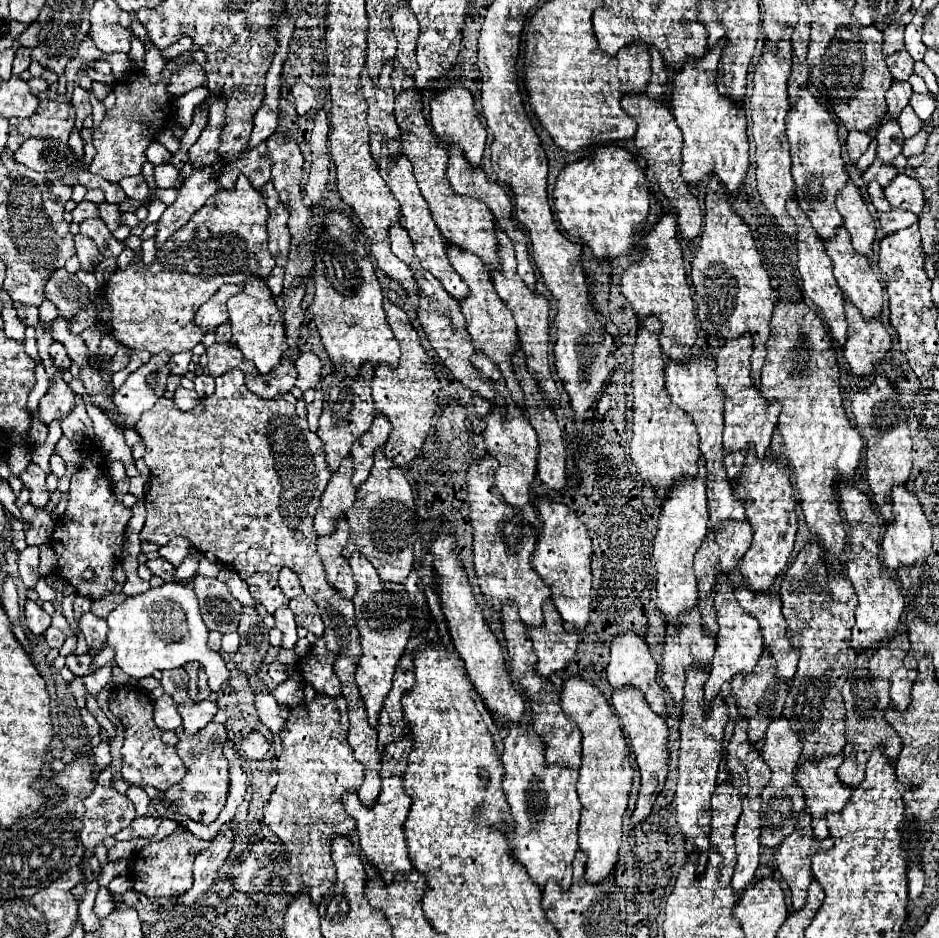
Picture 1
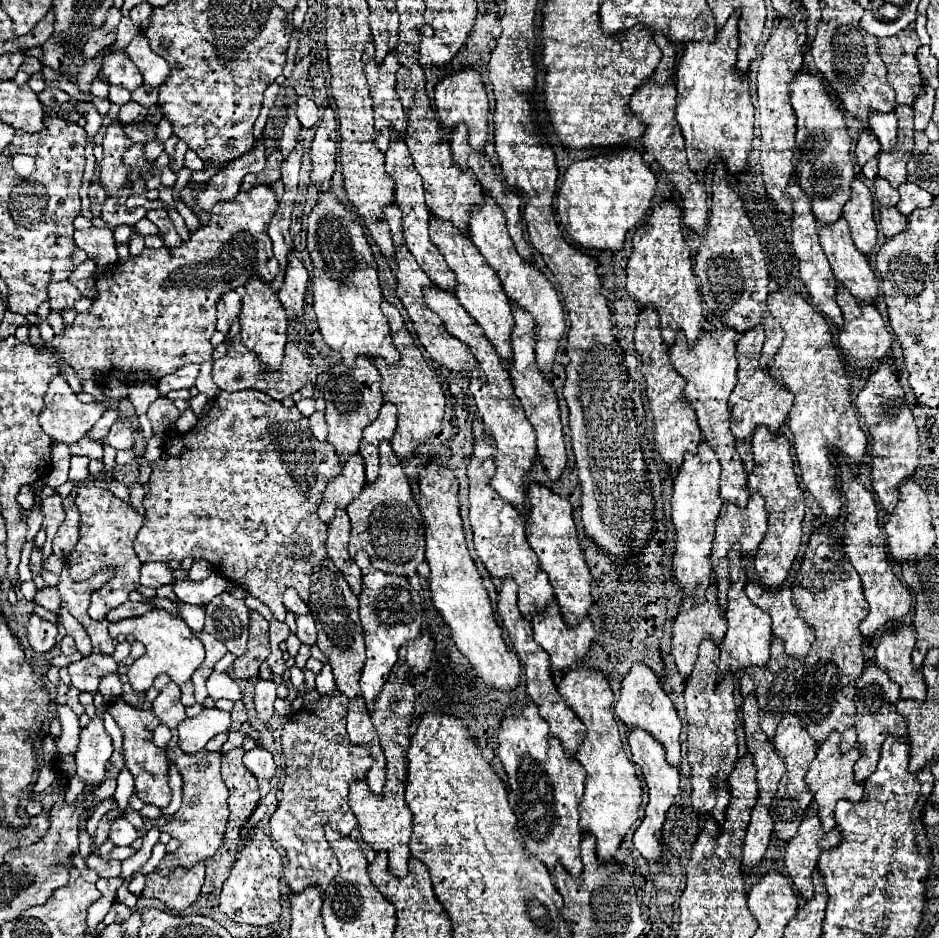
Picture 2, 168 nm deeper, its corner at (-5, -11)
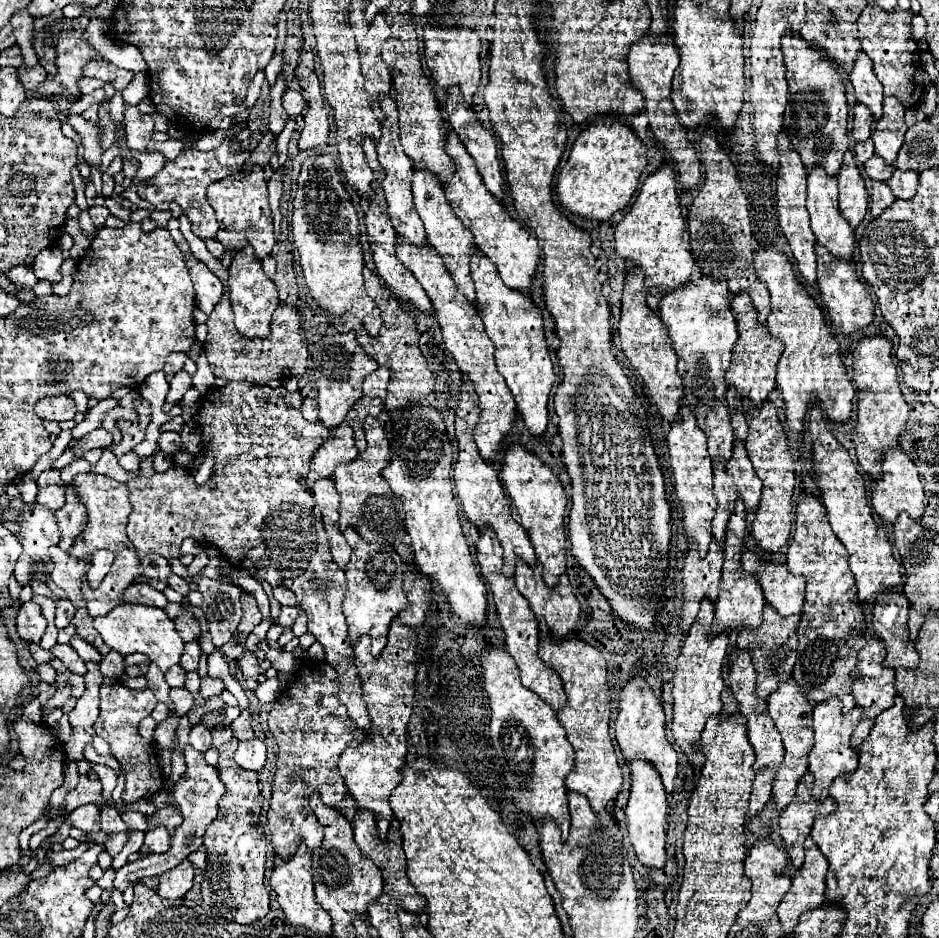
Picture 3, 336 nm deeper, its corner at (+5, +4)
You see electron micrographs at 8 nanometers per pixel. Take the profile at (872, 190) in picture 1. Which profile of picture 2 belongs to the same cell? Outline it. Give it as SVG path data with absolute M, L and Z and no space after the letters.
M877 179L875 181L875 197L879 201L881 207L895 207L899 201L899 193L897 189L893 189L885 179Z

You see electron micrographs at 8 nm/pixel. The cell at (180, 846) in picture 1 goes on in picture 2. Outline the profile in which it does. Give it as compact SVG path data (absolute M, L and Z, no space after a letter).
M195 863L195 867L175 867L169 875L153 871L147 875L147 885L141 897L153 897L163 901L173 912L189 907L203 887L205 863Z

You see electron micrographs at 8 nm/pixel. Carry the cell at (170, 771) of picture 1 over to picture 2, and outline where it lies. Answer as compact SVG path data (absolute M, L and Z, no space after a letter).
M117 699L115 703L109 705L109 713L113 715L115 723L123 731L123 751L125 751L125 765L129 767L131 775L135 777L135 793L141 801L157 805L157 807L167 807L171 801L171 787L169 787L169 763L165 757L165 749L155 747L151 735L155 727L161 723L155 713L135 709L127 705L123 699Z

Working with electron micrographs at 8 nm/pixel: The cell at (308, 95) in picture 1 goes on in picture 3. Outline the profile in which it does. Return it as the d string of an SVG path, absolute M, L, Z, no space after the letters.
M285 90L285 94L283 94L283 108L287 110L289 116L299 116L301 110L305 108L305 100L303 100L303 96L299 92Z

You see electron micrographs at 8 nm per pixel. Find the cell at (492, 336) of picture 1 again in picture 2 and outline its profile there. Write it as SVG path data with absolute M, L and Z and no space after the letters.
M431 217L431 221L429 221L429 233L431 233L431 241L435 243L435 247L445 257L449 269L455 273L455 279L457 279L455 297L459 299L461 307L483 329L485 337L495 347L499 359L503 363L511 363L511 359L513 359L513 353L511 353L511 331L513 331L515 321L513 321L513 313L511 313L511 301L505 295L497 273L485 263L483 255L475 249L475 245L471 243L471 239L465 237L465 235L461 235L449 221Z

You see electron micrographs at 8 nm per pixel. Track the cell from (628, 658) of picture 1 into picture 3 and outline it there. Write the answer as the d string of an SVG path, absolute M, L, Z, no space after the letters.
M633 678L621 692L619 716L615 722L615 738L627 764L631 764L633 760L649 760L657 768L661 782L665 786L665 792L669 796L673 792L673 780L677 776L677 754L665 738L663 706L643 678Z

